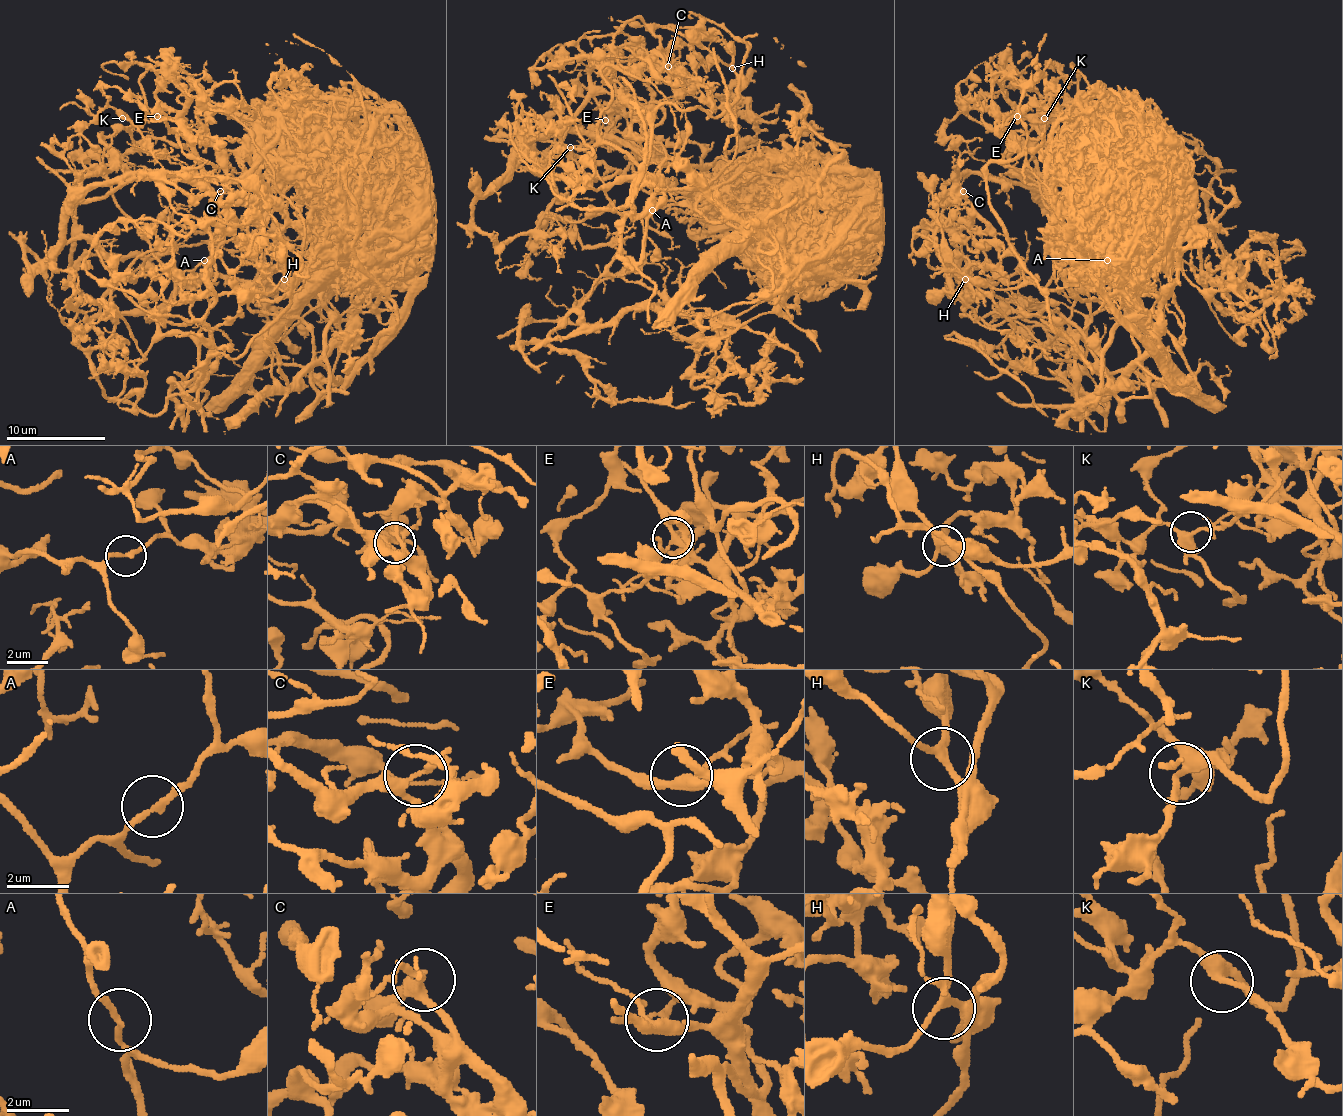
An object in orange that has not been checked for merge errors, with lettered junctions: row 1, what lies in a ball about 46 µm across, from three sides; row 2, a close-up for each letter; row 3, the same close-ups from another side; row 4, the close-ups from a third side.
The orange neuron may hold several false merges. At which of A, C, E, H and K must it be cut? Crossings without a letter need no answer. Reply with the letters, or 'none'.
A, C

